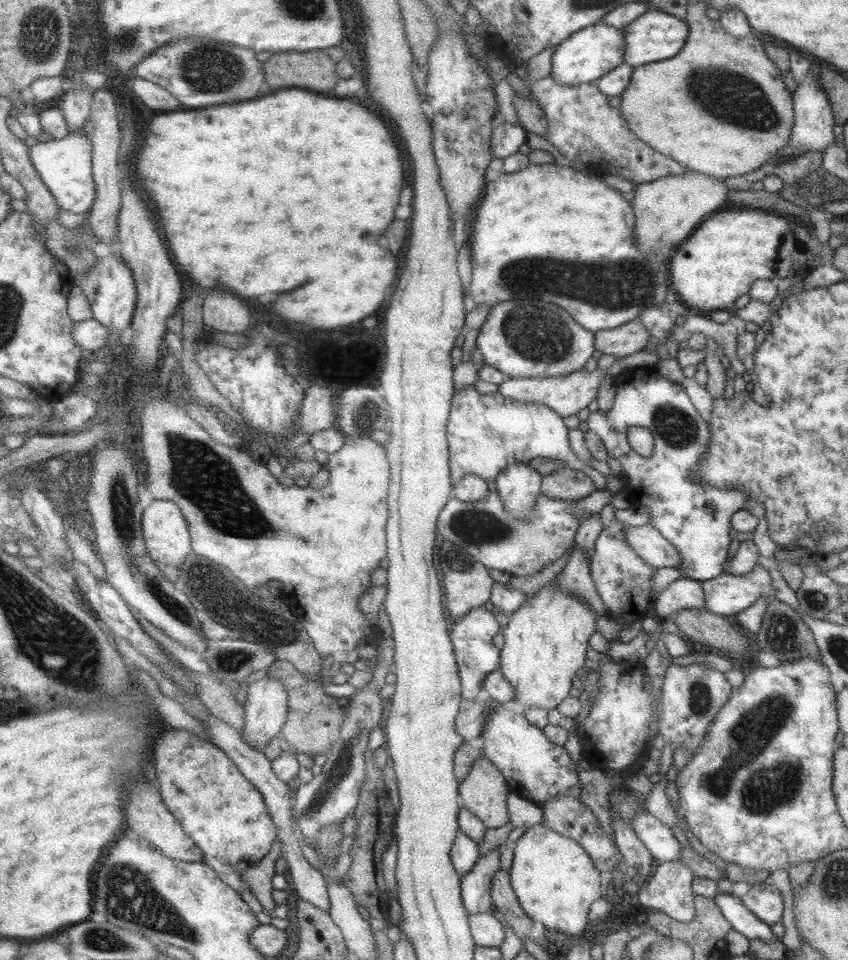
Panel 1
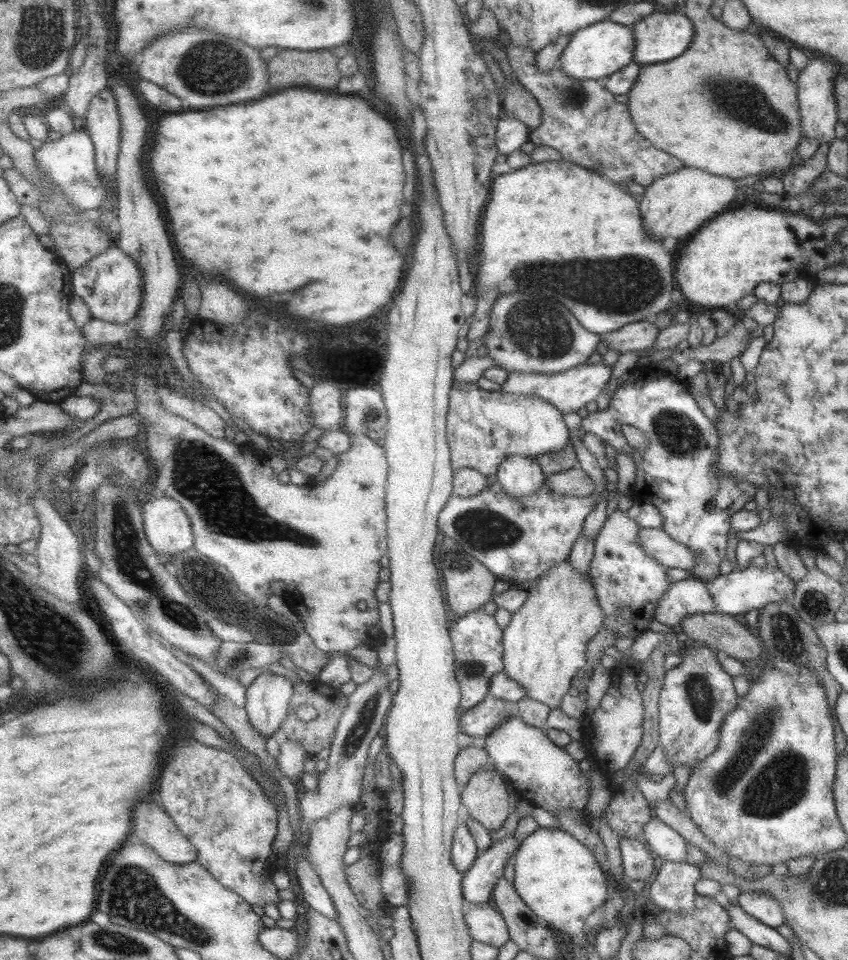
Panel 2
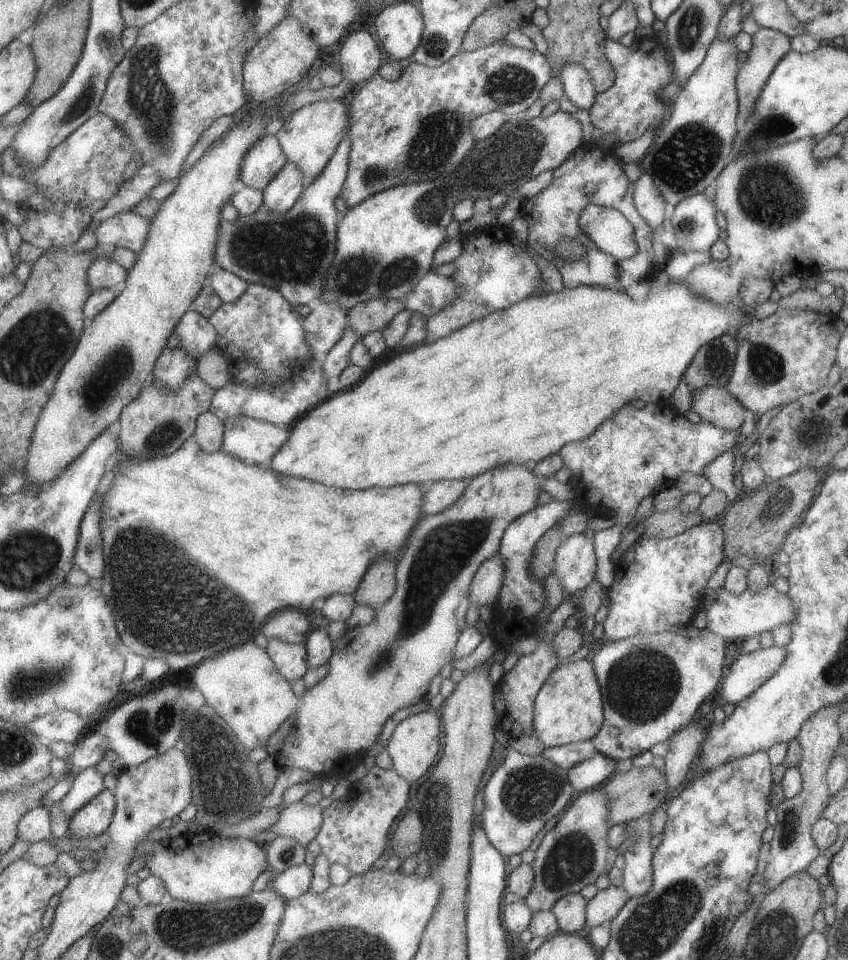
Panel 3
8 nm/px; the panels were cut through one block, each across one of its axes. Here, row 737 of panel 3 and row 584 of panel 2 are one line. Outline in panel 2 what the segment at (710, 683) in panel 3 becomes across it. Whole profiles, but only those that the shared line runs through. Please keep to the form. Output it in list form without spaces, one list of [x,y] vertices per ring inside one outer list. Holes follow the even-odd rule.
[[[623,495],[613,498],[616,508],[606,518],[594,538],[594,551],[587,573],[595,587],[599,606],[605,620],[602,628],[616,638],[635,638],[645,632],[653,620],[653,612],[659,598],[665,594],[667,586],[667,566],[657,562],[655,557],[647,555],[638,539],[641,529],[633,519],[627,517]]]

